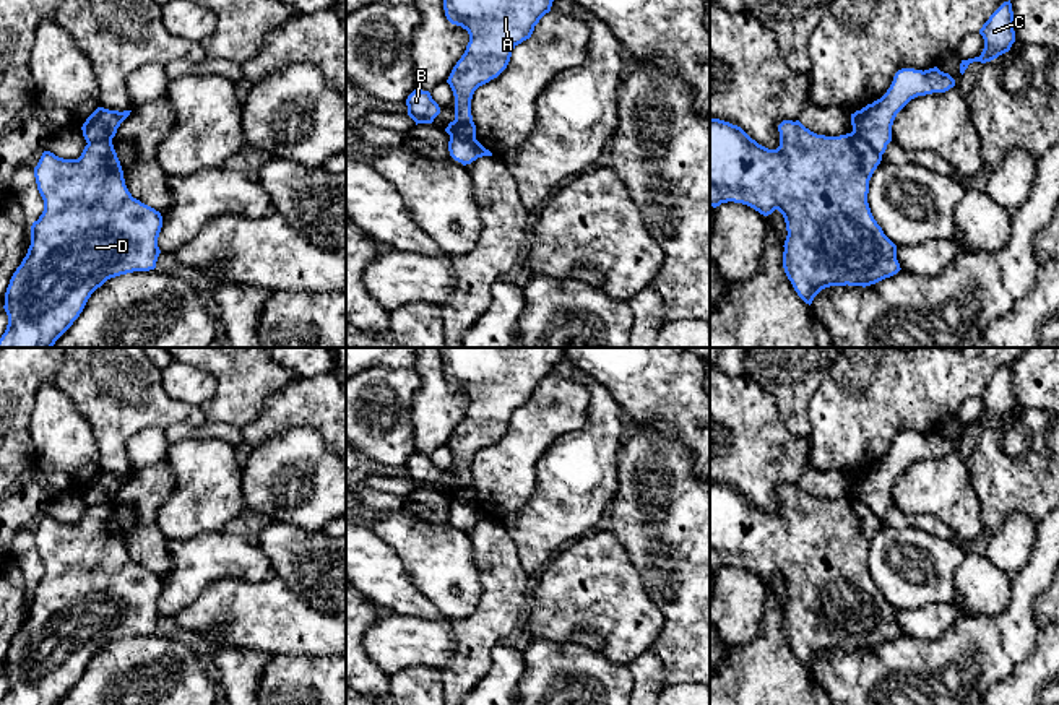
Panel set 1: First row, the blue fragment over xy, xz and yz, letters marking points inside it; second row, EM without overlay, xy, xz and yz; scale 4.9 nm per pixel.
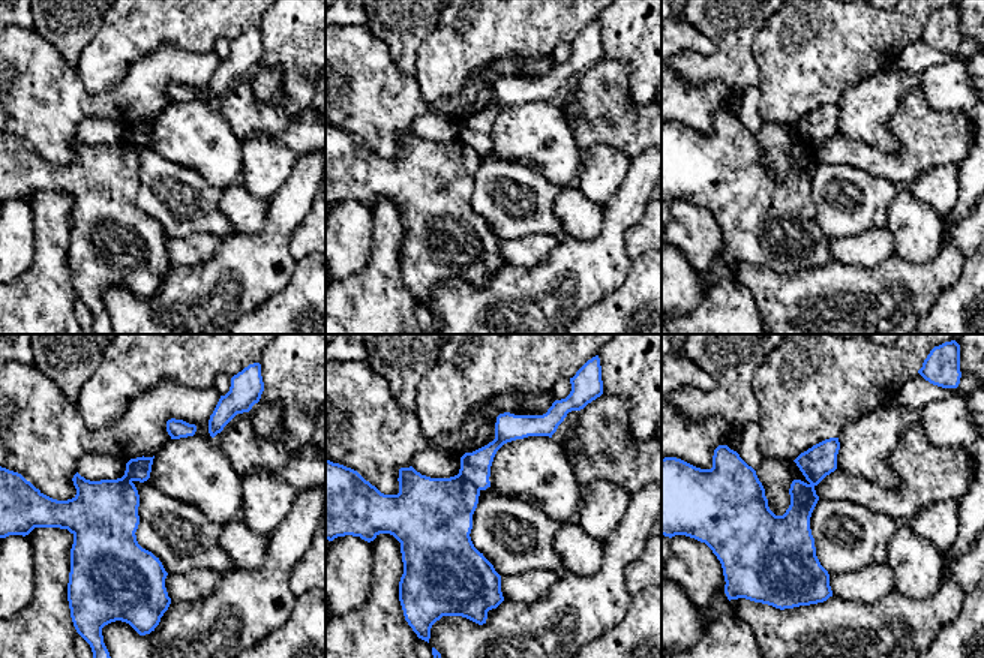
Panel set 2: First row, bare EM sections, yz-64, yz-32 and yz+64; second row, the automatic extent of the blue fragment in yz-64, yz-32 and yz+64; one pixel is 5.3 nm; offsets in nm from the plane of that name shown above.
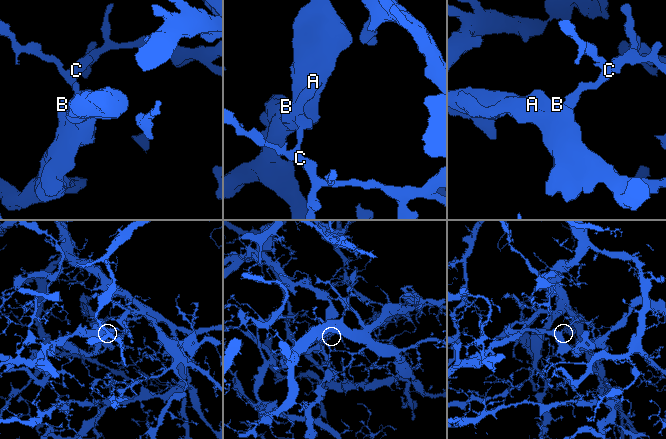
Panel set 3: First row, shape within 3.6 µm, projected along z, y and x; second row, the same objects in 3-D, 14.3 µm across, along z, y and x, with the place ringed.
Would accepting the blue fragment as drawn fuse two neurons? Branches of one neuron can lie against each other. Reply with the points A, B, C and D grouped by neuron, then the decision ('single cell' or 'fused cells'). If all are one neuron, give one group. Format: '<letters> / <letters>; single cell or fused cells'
A B D / C; fused cells

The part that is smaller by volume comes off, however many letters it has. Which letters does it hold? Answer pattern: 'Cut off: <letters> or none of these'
Cut off: A, B, D

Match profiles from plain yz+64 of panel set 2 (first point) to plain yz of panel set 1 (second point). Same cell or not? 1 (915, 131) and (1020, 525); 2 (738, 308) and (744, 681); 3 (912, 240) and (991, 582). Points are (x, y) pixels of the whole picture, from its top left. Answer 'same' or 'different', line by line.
1: different
2: same
3: same

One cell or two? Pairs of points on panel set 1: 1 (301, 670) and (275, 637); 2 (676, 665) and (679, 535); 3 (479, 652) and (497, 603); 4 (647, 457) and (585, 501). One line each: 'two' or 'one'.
1: two
2: one
3: one
4: two

